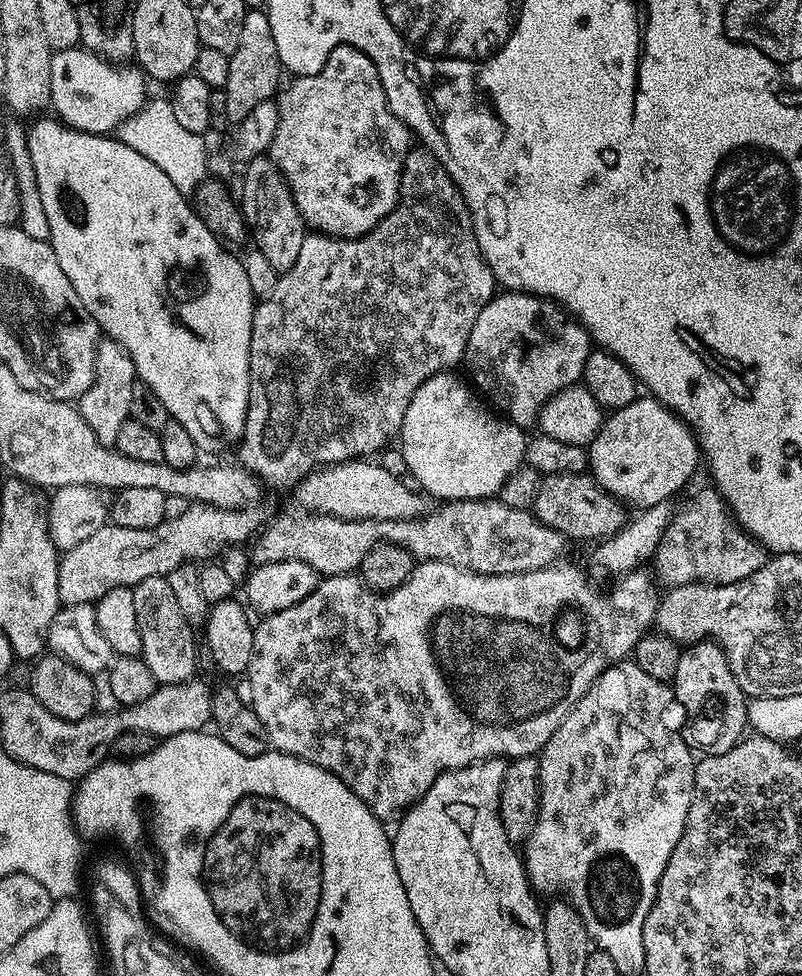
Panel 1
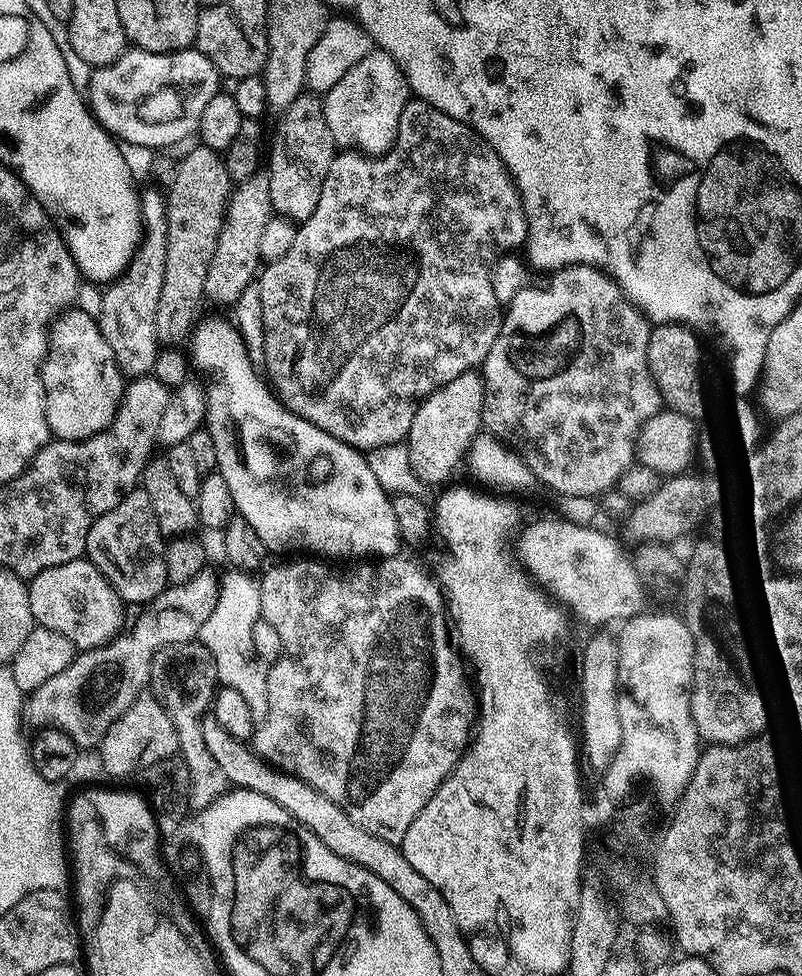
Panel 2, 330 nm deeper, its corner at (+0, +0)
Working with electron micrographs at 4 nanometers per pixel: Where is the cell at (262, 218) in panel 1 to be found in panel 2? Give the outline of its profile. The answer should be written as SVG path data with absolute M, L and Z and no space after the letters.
M301 94L286 106L284 112L279 113L276 133L270 136L270 151L266 156L266 171L270 182L270 202L273 213L285 216L293 222L303 222L314 214L314 206L318 206L318 194L322 194L322 182L326 178L326 170L330 170L330 162L338 151L334 138L330 134L330 126L326 126L324 102L319 95Z

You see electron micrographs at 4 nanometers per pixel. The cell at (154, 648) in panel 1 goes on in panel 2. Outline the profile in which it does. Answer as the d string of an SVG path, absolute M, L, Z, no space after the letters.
M201 643L166 646L154 654L150 670L150 692L178 725L178 756L184 760L186 769L189 770L189 806L192 810L210 807L230 788L226 773L222 771L222 766L218 766L218 762L214 762L214 754L210 754L210 749L206 747L206 738L202 738L200 729L200 718L205 715L214 699L212 684L214 685L212 658Z

